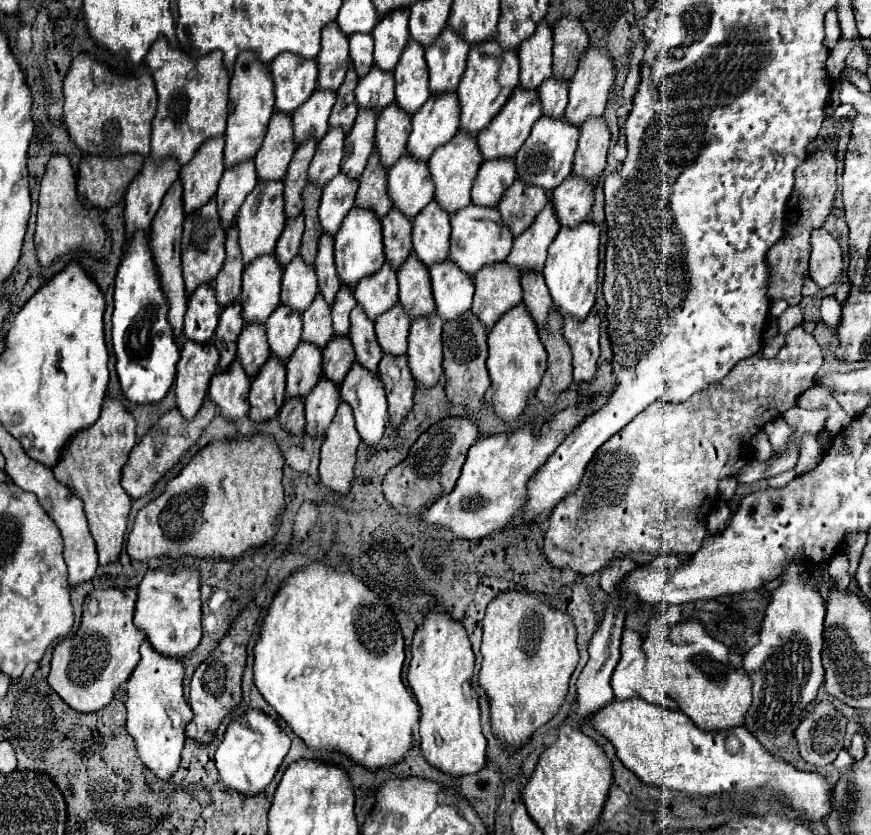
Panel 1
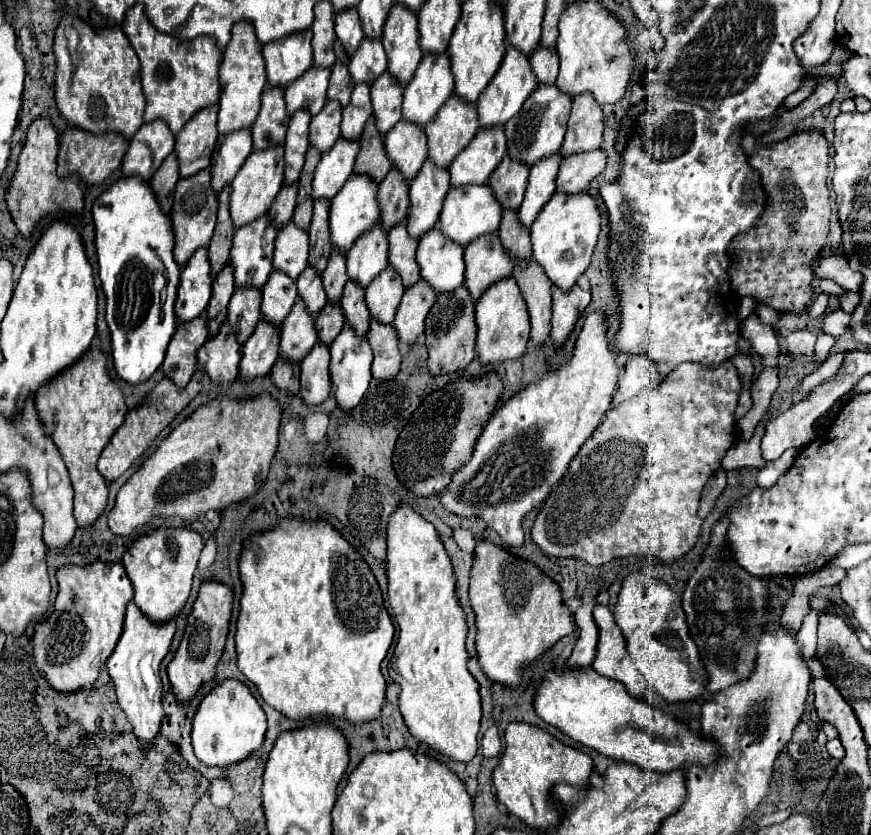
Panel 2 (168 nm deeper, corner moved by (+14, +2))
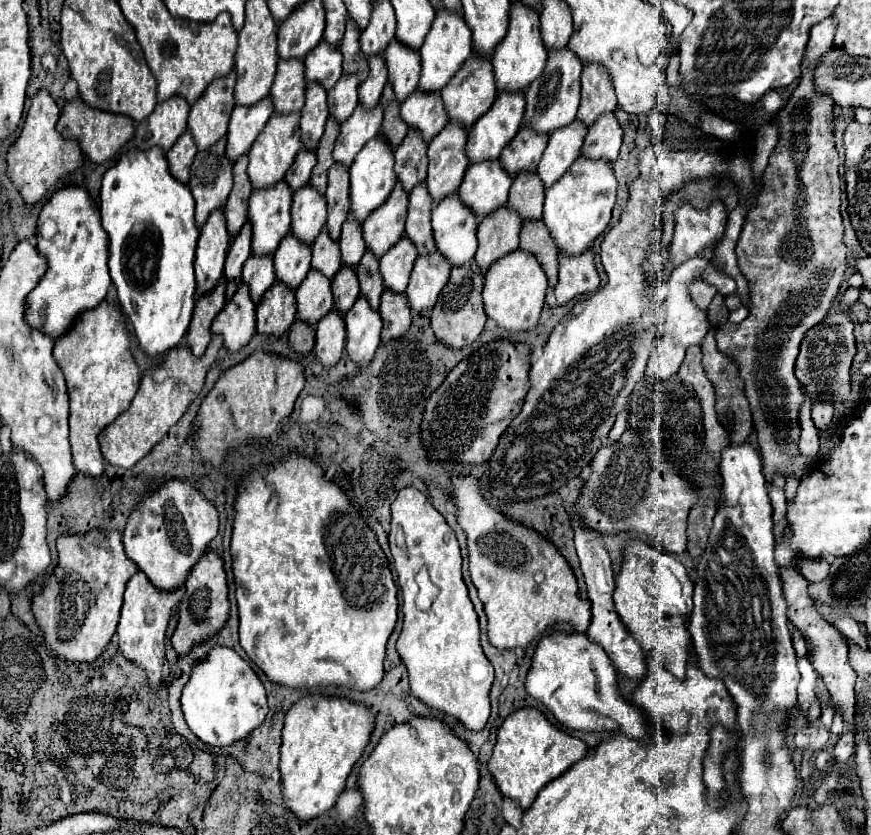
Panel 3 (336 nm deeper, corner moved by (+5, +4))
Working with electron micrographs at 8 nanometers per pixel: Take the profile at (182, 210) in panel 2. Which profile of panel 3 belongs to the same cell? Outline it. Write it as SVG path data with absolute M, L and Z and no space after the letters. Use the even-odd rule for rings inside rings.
M223 137L209 149L199 151L191 165L189 187L197 203L195 219L199 227L213 209L225 205L233 187L233 161L225 155L225 143L227 139Z

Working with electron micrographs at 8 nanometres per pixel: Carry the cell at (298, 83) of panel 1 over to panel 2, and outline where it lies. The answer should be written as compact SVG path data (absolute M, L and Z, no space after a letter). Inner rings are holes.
M312 33L290 35L278 43L266 43L262 55L266 61L266 75L270 87L288 87L312 67Z

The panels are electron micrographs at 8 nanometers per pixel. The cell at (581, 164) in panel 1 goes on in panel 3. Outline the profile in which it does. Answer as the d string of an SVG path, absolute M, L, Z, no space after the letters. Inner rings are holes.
M583 65L581 105L577 119L589 127L601 113L615 111L615 105L615 89L611 85L611 77L607 77L607 71L599 69L599 65Z

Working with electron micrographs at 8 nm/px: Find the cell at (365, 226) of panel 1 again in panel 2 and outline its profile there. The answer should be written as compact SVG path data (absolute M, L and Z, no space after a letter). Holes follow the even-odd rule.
M350 175L346 185L338 191L338 195L330 201L330 241L332 247L340 253L348 253L358 237L368 233L378 221L378 205L376 205L376 183L360 175Z

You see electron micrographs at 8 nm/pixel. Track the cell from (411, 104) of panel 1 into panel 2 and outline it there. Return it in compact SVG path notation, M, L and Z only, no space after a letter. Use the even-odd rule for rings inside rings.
M394 5L388 13L382 45L388 57L388 73L400 83L408 85L414 77L422 51L418 47L418 21L412 11Z

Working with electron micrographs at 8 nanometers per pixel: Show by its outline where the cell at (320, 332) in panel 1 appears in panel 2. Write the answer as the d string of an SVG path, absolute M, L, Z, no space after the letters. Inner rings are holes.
M306 267L302 271L296 287L298 287L298 297L306 305L306 311L310 311L312 315L318 315L322 311L322 307L326 305L326 293L322 287L322 279L314 273L312 267Z

